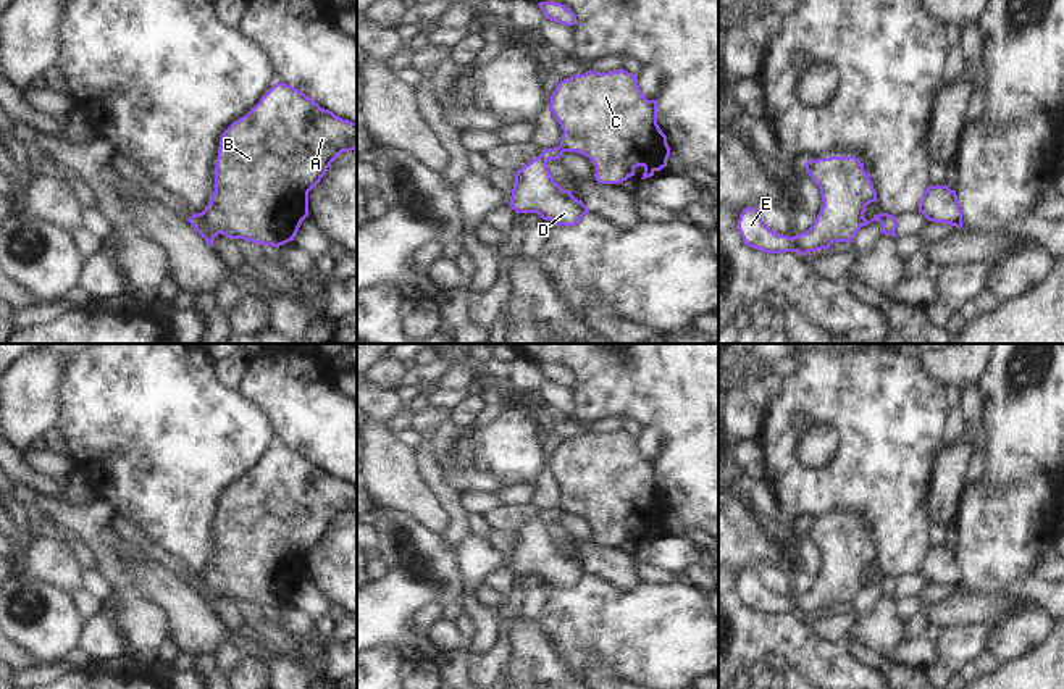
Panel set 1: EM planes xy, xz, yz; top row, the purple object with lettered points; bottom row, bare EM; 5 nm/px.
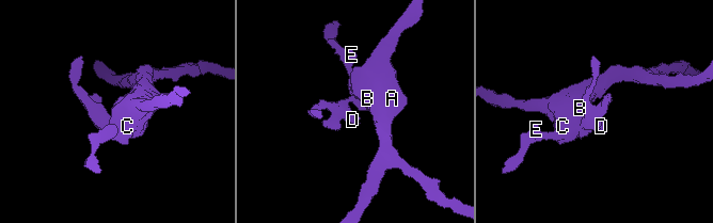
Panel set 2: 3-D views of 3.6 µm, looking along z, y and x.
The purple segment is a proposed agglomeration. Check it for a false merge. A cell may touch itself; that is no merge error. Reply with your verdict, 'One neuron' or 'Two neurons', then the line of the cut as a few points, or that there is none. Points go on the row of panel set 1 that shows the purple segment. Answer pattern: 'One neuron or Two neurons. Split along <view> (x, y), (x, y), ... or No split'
Two neurons. Split along xy (197, 213), (218, 233)

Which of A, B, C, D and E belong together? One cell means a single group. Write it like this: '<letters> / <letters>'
A B C E / D

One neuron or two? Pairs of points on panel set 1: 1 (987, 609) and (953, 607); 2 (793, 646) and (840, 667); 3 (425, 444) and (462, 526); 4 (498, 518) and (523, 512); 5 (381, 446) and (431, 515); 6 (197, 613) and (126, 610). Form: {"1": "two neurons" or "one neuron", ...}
{"1": "one neuron", "2": "one neuron", "3": "one neuron", "4": "one neuron", "5": "one neuron", "6": "two neurons"}

